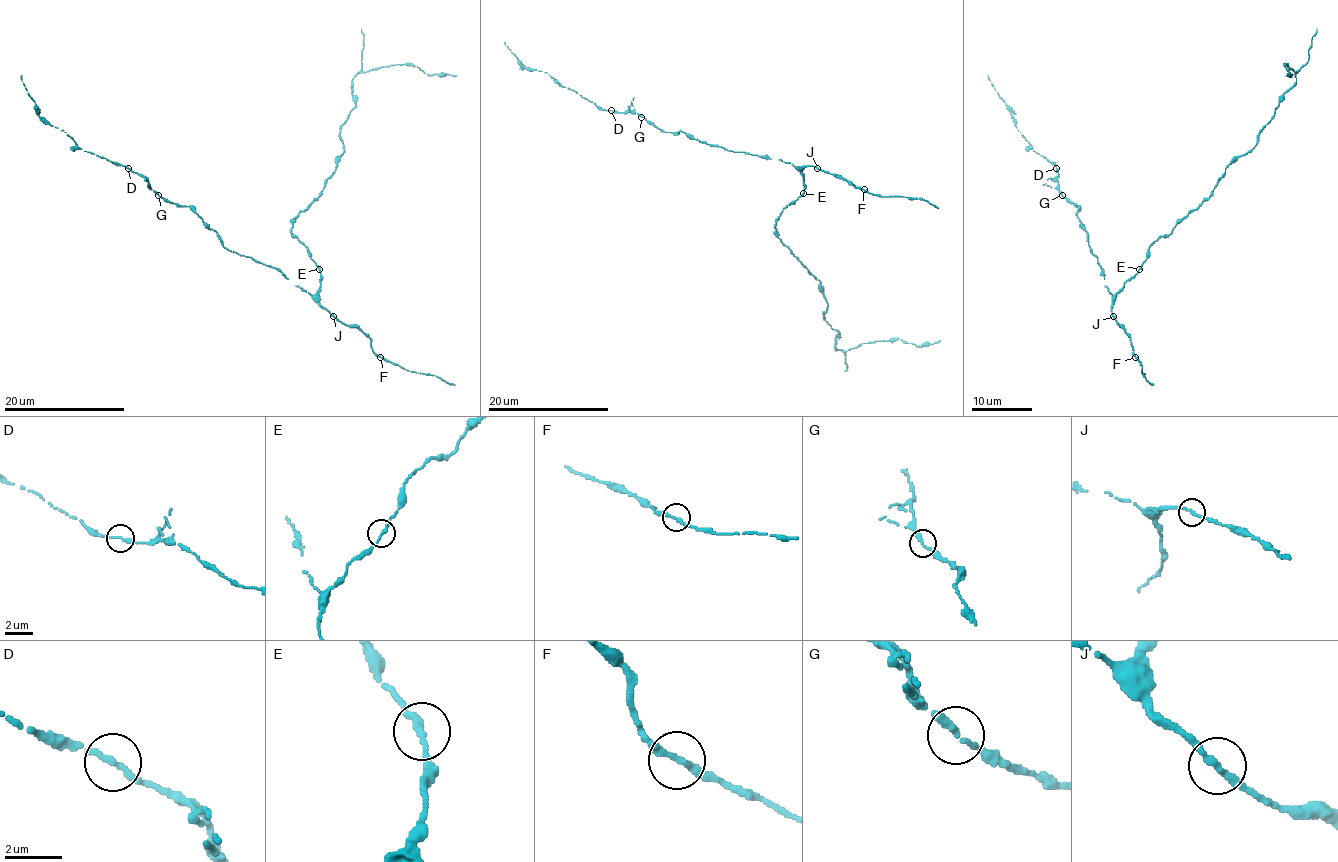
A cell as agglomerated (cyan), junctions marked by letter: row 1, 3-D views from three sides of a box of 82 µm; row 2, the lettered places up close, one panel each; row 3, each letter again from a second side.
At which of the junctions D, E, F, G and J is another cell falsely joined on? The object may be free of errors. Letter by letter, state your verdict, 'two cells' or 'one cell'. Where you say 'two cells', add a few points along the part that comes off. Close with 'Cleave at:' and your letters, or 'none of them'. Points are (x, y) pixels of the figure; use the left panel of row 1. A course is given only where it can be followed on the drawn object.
D: one cell
E: one cell
F: one cell
G: one cell
J: one cell
Cleave at: none of them

